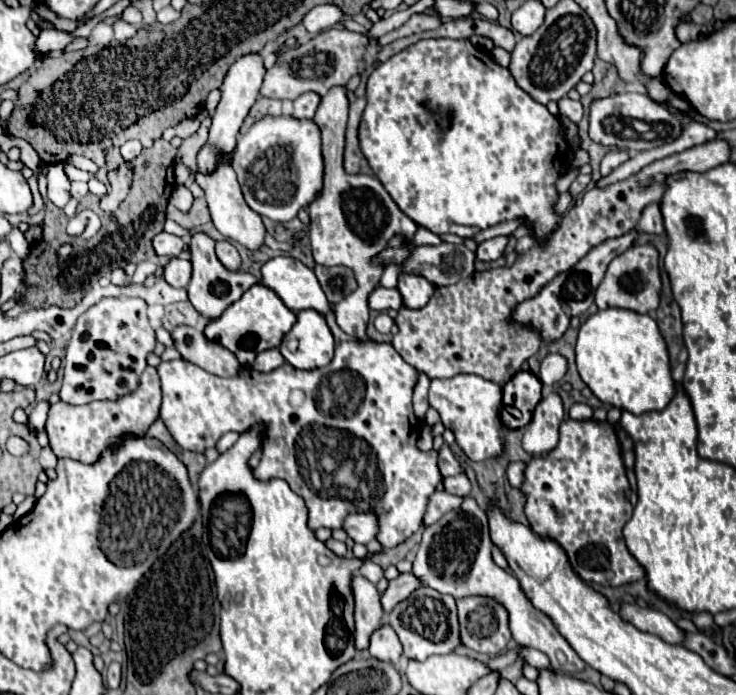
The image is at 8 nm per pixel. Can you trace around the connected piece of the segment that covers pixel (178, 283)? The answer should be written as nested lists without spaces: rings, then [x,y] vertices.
[[[169,259],[167,265],[163,267],[163,279],[171,285],[171,287],[187,287],[189,279],[191,279],[191,261],[187,259]]]

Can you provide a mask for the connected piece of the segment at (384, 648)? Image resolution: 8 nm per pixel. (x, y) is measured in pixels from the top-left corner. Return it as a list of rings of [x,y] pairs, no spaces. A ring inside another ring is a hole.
[[[381,625],[381,629],[373,631],[367,651],[371,657],[385,659],[391,663],[399,663],[401,659],[401,643],[389,625]]]

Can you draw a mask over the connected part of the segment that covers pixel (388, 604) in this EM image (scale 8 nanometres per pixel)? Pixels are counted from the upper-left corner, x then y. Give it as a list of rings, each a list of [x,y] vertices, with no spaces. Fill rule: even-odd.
[[[403,573],[397,579],[389,581],[387,589],[381,593],[381,605],[385,609],[385,615],[403,599],[407,599],[415,589],[419,587],[419,581],[411,573]]]

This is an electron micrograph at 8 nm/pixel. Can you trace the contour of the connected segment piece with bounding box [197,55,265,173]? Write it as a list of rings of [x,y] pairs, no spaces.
[[[245,55],[231,65],[231,69],[221,85],[221,101],[213,113],[213,125],[209,129],[209,137],[197,155],[197,171],[199,173],[213,173],[213,169],[217,169],[219,159],[231,157],[231,153],[237,145],[237,135],[243,125],[243,119],[247,117],[249,109],[253,107],[253,103],[259,95],[263,75],[265,75],[265,69],[263,69],[263,61],[259,55]]]

